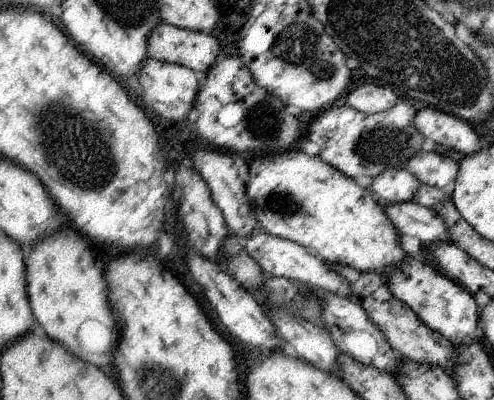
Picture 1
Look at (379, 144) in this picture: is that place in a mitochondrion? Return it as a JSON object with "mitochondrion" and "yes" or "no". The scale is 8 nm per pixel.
{"mitochondrion":"yes"}

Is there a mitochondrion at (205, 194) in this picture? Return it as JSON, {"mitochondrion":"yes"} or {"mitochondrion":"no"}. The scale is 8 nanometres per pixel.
{"mitochondrion":"no"}

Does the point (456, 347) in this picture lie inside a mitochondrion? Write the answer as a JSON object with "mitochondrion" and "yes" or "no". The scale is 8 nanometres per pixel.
{"mitochondrion":"no"}

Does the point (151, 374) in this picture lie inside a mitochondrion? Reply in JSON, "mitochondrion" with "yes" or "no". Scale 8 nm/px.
{"mitochondrion":"yes"}

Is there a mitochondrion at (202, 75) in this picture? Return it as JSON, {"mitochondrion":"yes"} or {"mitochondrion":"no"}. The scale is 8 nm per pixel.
{"mitochondrion":"no"}

